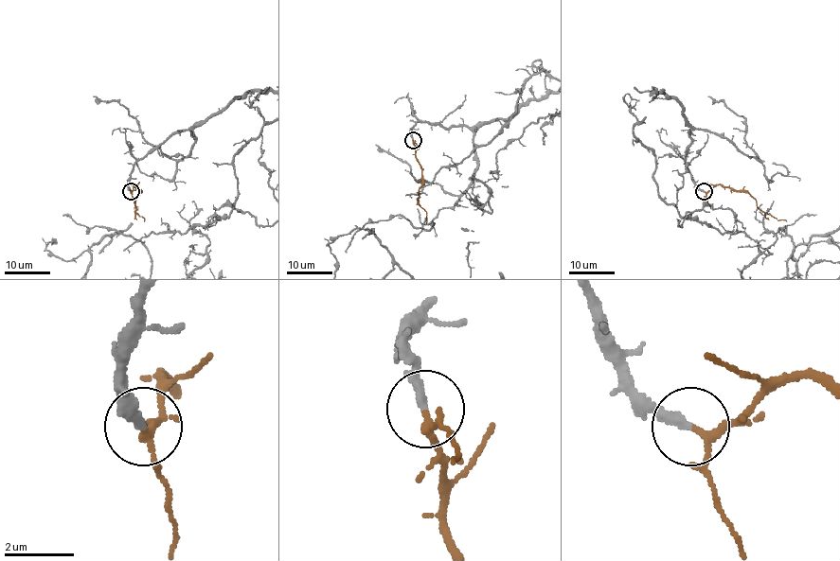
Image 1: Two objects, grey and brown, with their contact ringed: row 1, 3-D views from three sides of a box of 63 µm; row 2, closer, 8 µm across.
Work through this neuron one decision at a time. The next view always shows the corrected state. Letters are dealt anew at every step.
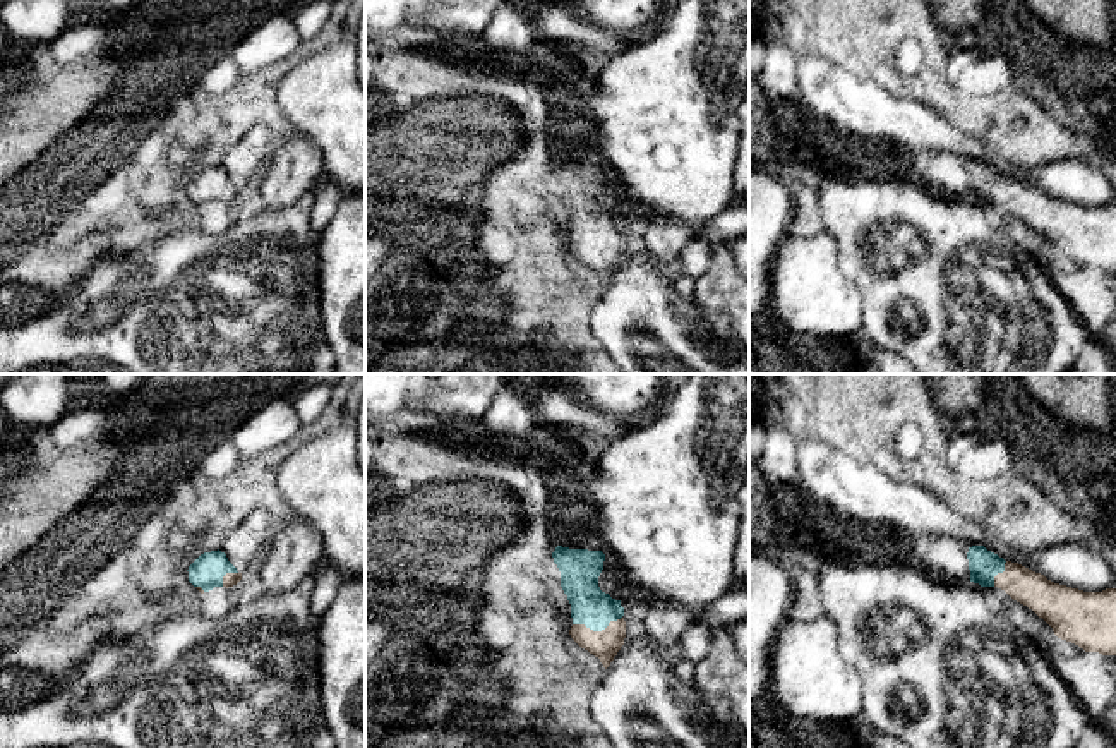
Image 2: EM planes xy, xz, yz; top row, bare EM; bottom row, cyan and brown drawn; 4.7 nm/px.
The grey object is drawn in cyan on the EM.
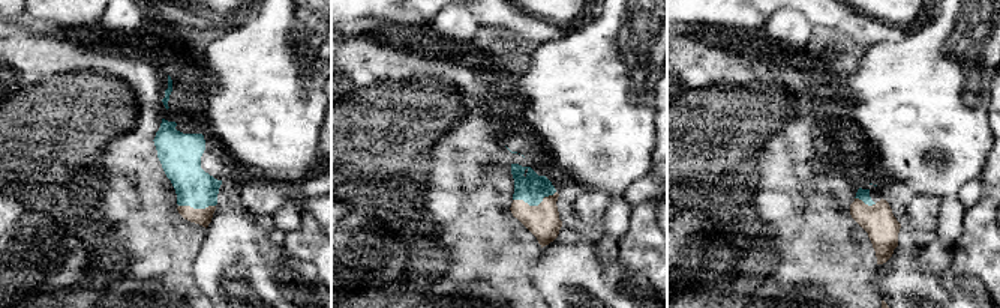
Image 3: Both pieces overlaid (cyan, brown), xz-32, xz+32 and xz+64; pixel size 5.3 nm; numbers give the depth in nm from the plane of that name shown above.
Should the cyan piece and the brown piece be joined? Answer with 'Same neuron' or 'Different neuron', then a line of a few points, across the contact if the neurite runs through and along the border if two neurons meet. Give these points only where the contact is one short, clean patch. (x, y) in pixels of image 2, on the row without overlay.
Same neuron. Line: xz (590, 222), (597, 234), (597, 246), (606, 259)

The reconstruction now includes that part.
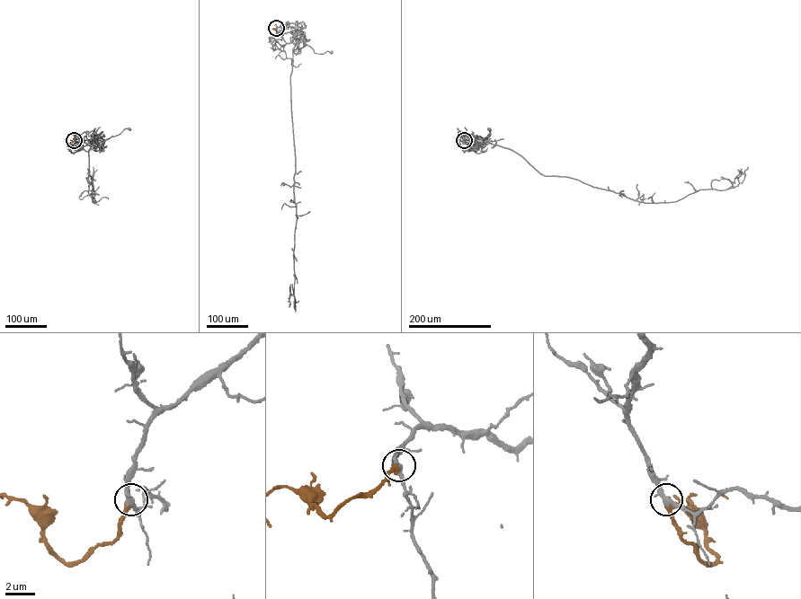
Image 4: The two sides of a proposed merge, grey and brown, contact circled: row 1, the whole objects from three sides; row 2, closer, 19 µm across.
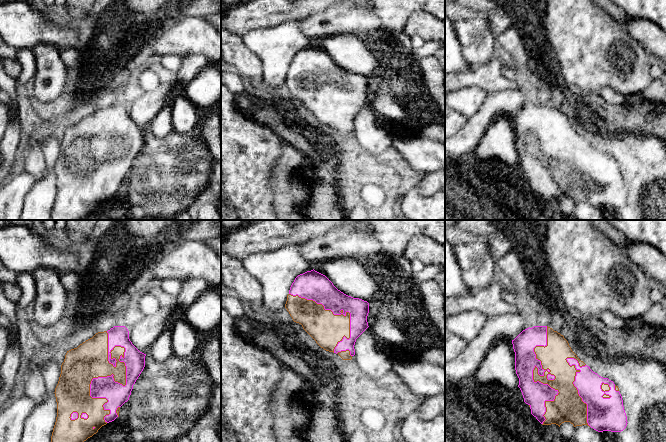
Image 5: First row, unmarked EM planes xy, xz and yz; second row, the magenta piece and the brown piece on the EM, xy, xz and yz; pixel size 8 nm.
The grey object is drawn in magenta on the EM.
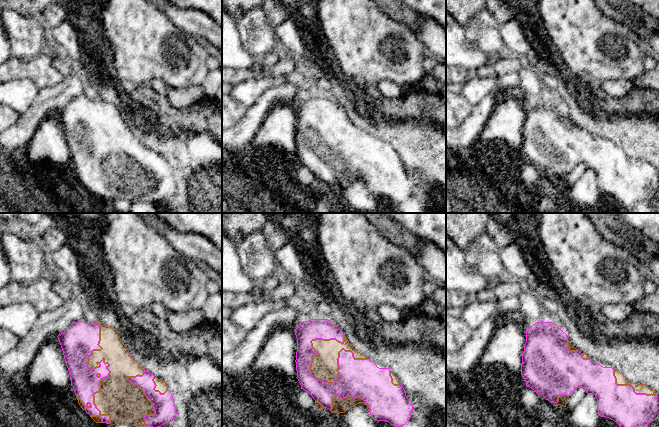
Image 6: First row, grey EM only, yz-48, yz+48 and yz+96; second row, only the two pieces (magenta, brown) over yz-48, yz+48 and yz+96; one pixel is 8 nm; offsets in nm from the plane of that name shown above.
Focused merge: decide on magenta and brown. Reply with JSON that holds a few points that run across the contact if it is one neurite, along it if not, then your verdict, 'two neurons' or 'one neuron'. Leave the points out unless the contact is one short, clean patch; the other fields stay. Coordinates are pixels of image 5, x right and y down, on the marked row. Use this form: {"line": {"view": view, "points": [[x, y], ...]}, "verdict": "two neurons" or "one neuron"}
{"verdict": "one neuron"}

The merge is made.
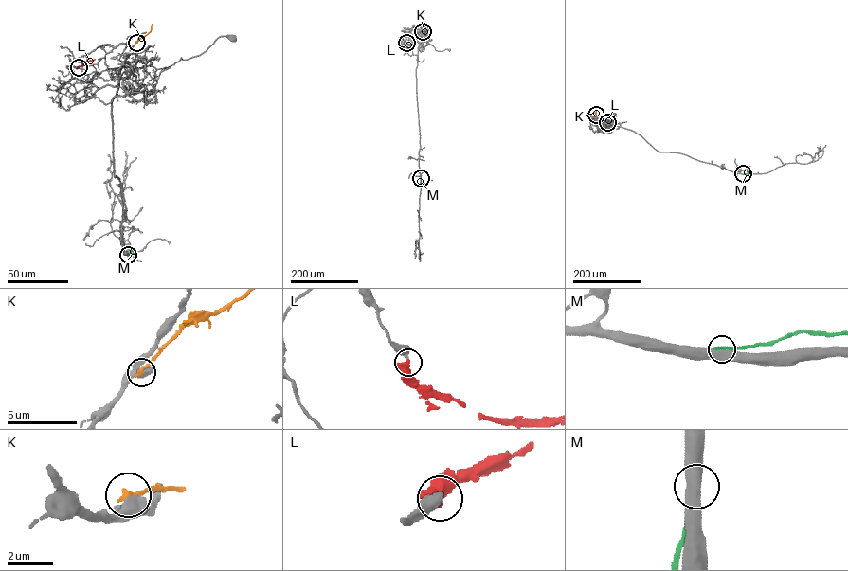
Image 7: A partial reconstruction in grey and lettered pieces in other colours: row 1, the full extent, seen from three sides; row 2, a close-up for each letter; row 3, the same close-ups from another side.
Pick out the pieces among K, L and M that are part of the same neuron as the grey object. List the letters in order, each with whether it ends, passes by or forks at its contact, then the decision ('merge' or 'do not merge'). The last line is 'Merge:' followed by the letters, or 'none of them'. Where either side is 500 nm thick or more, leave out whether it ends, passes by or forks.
K: it ends there; do not merge
L: do not merge
M: do not merge
Merge: none of them

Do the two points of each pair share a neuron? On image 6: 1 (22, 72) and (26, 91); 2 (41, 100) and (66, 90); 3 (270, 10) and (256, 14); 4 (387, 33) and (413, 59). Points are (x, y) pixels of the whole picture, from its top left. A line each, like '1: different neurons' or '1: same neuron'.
1: different neurons
2: same neuron
3: different neurons
4: same neuron

